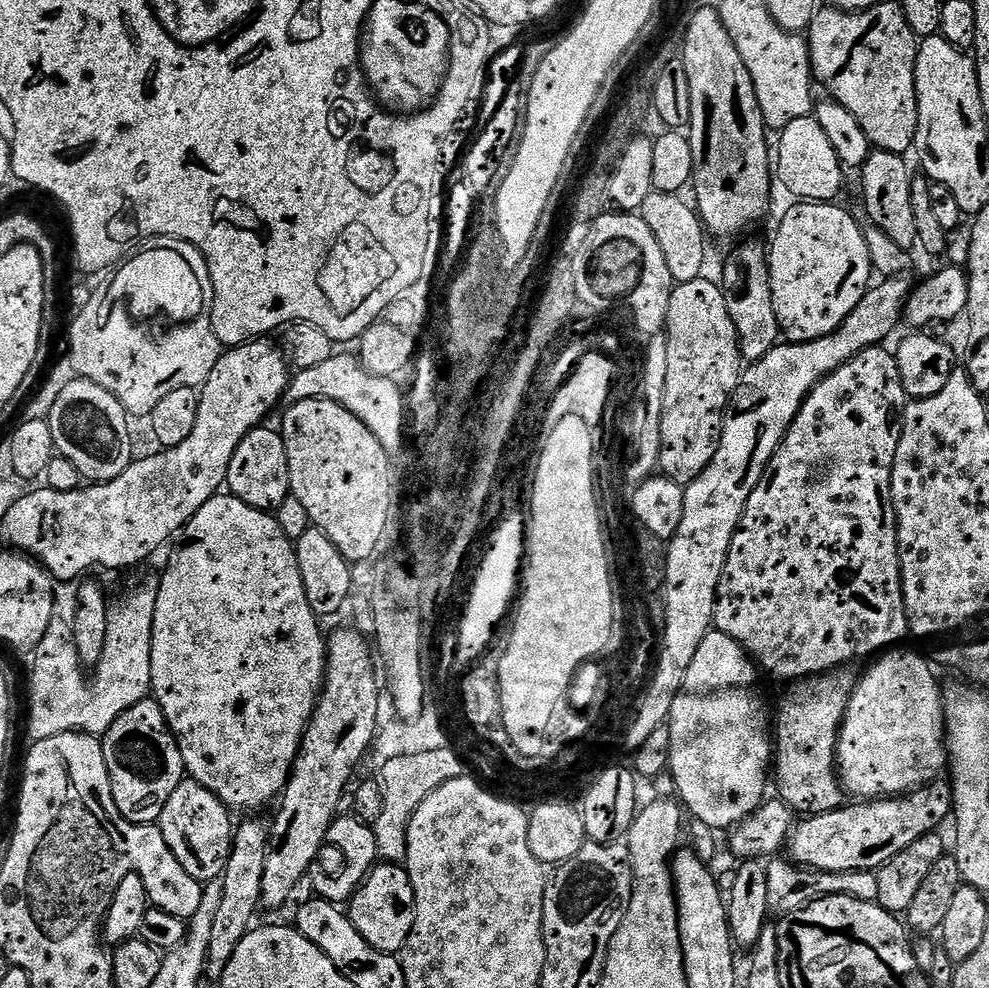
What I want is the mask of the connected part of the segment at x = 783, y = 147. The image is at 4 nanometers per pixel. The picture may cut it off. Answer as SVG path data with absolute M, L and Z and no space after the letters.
M815 115L794 118L790 126L779 132L778 140L780 145L774 148L774 176L779 187L781 184L790 195L796 196L792 198L800 202L835 201L846 173L838 162L838 154L834 154L830 138L826 138L826 130L822 130Z

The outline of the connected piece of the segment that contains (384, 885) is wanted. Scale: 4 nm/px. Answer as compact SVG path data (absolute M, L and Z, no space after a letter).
M377 863L348 901L346 911L354 922L354 930L358 930L374 950L393 954L403 952L406 938L410 938L410 930L414 930L414 886L407 867L399 863Z

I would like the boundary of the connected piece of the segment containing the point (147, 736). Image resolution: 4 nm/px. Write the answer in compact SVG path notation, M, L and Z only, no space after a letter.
M155 698L137 699L135 704L129 706L125 712L119 713L113 720L116 721L109 726L108 733L103 733L102 743L104 746L104 753L106 754L106 770L110 770L110 790L114 794L114 806L118 806L122 818L126 818L132 824L156 824L157 821L159 821L162 810L166 806L166 802L170 802L170 794L174 794L174 790L178 790L178 786L186 778L184 759L180 753L180 747L178 746L176 737L173 736L171 730L169 730L162 706Z

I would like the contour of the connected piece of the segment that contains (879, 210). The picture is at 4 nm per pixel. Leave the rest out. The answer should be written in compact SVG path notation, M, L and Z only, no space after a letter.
M874 150L868 156L868 161L858 173L860 184L864 187L864 212L871 223L876 224L898 246L905 250L917 247L914 234L914 206L910 206L912 193L913 169L908 169L908 164L899 152L882 152Z

